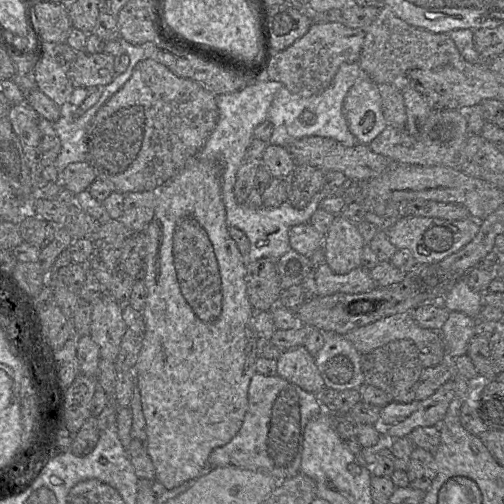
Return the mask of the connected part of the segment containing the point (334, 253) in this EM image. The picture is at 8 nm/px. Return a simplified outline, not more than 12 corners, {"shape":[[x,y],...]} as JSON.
{"shape":[[337,215],[323,238],[336,274],[361,267],[366,244],[357,225]]}

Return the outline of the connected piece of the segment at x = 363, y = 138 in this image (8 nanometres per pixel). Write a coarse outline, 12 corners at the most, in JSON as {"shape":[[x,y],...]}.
{"shape":[[365,75],[343,114],[359,144],[387,127],[377,84]]}

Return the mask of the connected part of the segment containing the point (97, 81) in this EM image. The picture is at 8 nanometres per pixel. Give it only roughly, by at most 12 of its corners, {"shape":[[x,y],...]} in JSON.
{"shape":[[78,53],[68,69],[74,88],[97,89],[115,76],[114,56]]}

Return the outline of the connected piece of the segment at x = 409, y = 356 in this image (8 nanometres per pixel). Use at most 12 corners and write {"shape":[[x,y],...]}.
{"shape":[[411,340],[361,356],[365,383],[411,403],[423,369]]}

